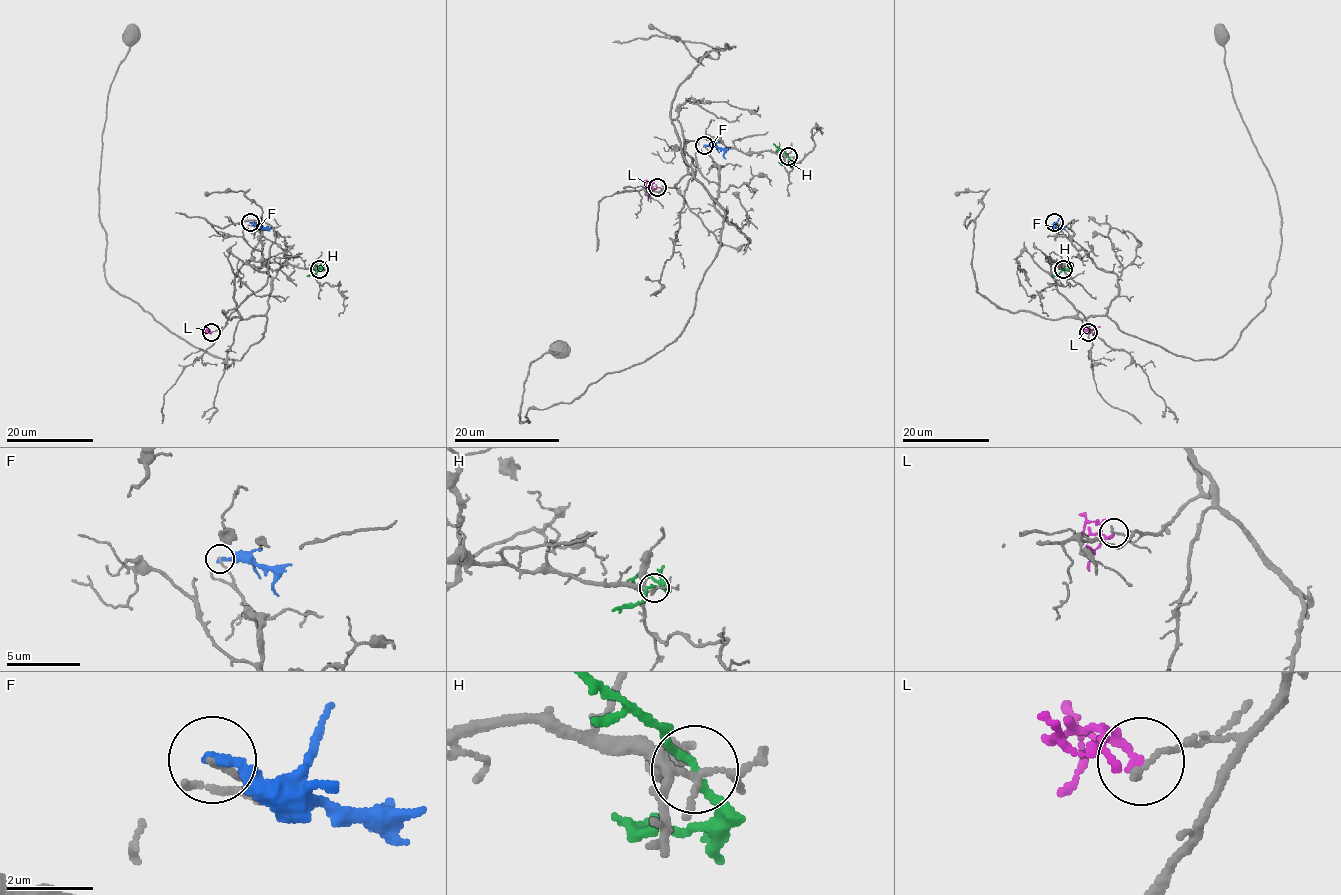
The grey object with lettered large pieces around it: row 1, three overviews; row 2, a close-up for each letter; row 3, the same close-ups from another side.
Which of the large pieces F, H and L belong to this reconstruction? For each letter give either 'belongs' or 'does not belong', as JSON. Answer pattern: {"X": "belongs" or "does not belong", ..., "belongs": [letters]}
{"F": "does not belong", "H": "does not belong", "L": "does not belong", "belongs": []}

